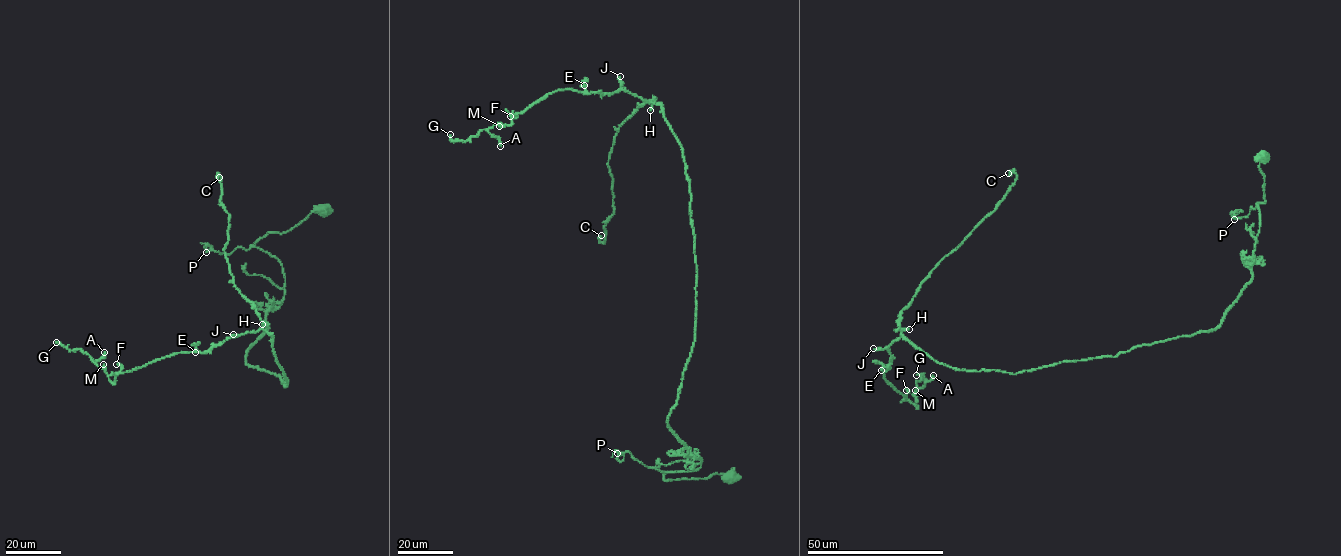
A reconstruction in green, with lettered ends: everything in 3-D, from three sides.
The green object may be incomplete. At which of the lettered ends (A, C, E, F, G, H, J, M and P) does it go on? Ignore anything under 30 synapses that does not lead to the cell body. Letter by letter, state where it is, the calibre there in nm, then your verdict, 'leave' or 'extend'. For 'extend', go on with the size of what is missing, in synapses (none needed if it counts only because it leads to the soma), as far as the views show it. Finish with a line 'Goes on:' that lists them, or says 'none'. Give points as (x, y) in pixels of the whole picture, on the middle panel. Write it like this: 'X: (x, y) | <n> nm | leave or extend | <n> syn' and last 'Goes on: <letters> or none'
A: (500, 146) | 380 nm | leave
C: (601, 235) | 700 nm | leave
E: (584, 85) | 400 nm | leave
F: (510, 116) | 320 nm | leave
G: (450, 134) | 360 nm | leave
H: (650, 110) | 300 nm | leave
J: (620, 76) | 500 nm | leave
M: (499, 126) | 240 nm | leave
P: (617, 453) | 320 nm | leave
Goes on: none

